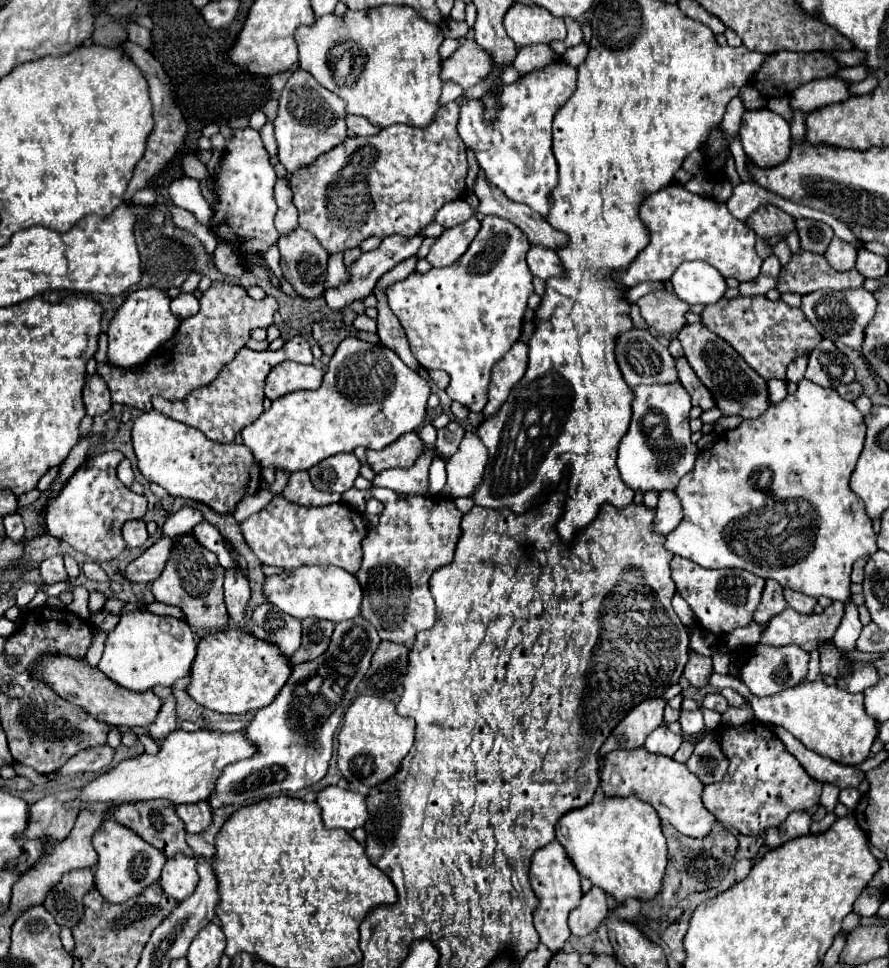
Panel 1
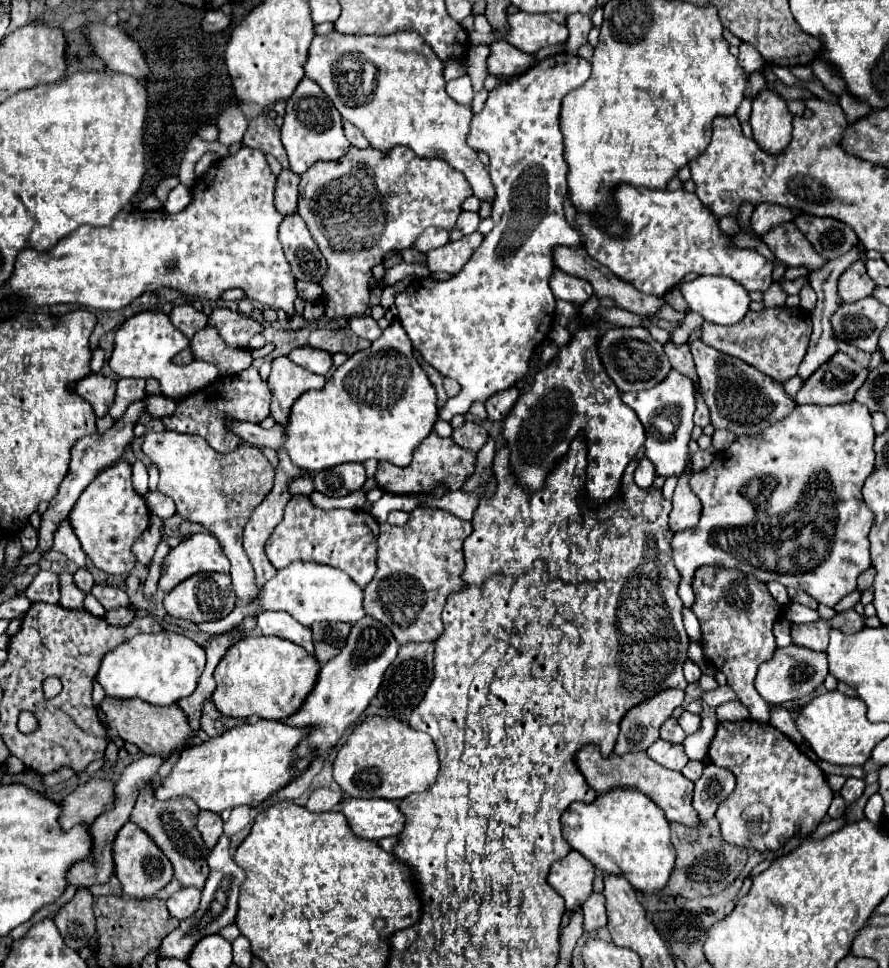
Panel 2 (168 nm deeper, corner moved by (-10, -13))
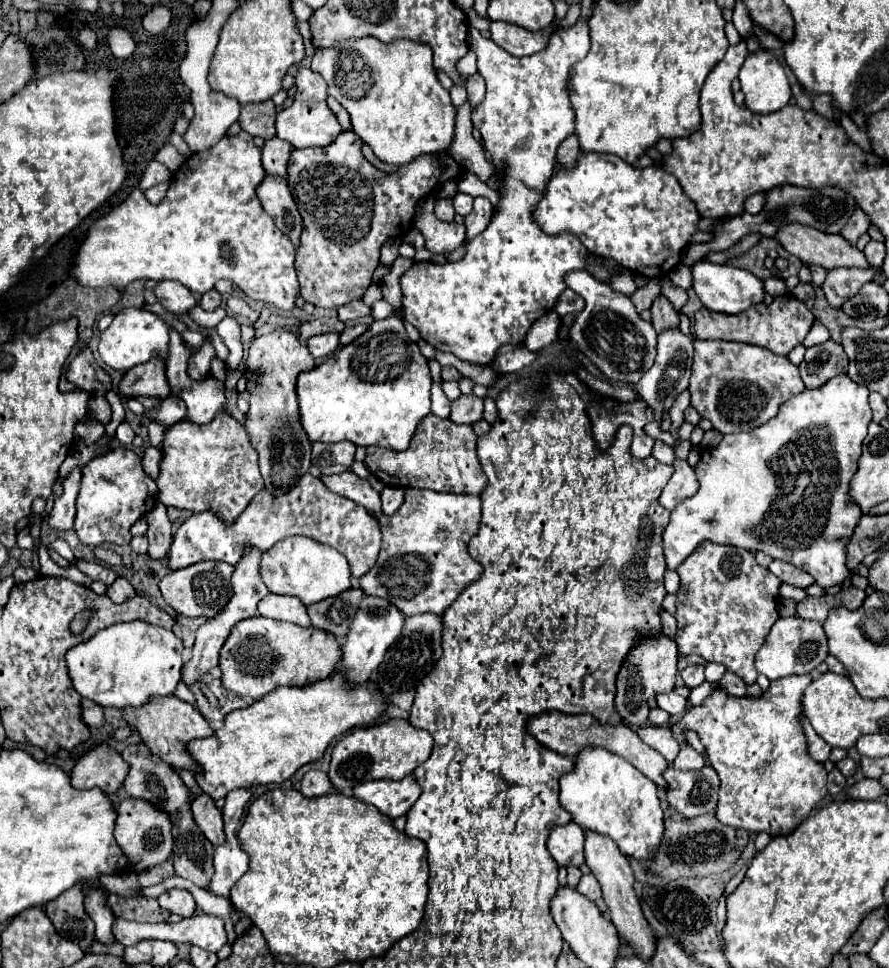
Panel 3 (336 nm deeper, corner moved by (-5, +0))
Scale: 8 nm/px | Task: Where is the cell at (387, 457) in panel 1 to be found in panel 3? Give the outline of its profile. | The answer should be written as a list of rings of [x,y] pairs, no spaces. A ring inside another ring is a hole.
[[[431,413],[419,423],[411,439],[411,445],[405,451],[367,447],[365,465],[379,481],[383,481],[389,487],[419,487],[447,493],[481,495],[487,485],[487,477],[475,455],[475,441],[477,435],[471,425],[457,425],[451,419],[439,419]]]

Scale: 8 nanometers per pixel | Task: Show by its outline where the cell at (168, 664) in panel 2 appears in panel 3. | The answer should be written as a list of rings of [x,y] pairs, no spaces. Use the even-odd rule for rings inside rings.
[[[145,621],[117,623],[97,631],[89,641],[69,649],[65,659],[77,693],[103,709],[127,709],[149,703],[151,697],[173,695],[181,681],[183,643],[173,633]]]

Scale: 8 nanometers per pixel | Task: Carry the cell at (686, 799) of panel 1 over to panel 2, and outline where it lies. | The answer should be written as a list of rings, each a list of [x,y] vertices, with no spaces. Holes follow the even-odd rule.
[[[584,746],[576,754],[576,762],[580,766],[580,772],[584,774],[586,782],[596,794],[608,794],[608,790],[614,788],[634,788],[642,794],[646,794],[650,800],[654,800],[666,814],[670,822],[678,822],[686,828],[700,828],[702,820],[698,818],[694,806],[692,806],[692,794],[694,794],[694,782],[684,778],[682,772],[672,772],[666,770],[664,766],[654,764],[652,758],[648,758],[646,752],[638,754],[624,754],[616,756],[610,754],[608,758],[600,756],[600,750],[596,746]]]

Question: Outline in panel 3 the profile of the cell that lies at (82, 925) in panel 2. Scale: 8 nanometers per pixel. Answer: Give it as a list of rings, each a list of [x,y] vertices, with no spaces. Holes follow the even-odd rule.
[[[79,887],[61,893],[49,905],[45,905],[45,913],[61,937],[77,943],[81,949],[89,947],[89,943],[93,941],[95,925],[85,913],[83,893],[79,891]]]

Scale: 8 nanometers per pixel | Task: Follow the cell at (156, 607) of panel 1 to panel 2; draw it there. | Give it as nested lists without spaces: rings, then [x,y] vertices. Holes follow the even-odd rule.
[[[294,562],[294,564],[286,566],[284,570],[278,570],[278,574],[262,586],[256,602],[240,604],[226,618],[198,624],[198,628],[206,636],[220,636],[220,634],[236,628],[244,618],[256,616],[256,614],[266,612],[266,610],[288,612],[302,626],[312,626],[314,622],[348,622],[348,624],[354,624],[354,622],[364,618],[362,602],[364,602],[362,588],[342,570],[322,566],[322,564],[310,564],[310,562],[298,562],[296,564]]]

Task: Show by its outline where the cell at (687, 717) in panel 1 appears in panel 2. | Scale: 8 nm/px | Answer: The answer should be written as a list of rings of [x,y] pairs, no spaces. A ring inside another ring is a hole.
[[[684,712],[680,718],[678,718],[678,724],[682,726],[682,730],[686,734],[694,734],[700,730],[700,724],[702,724],[702,718],[700,716],[694,716],[690,712]]]

